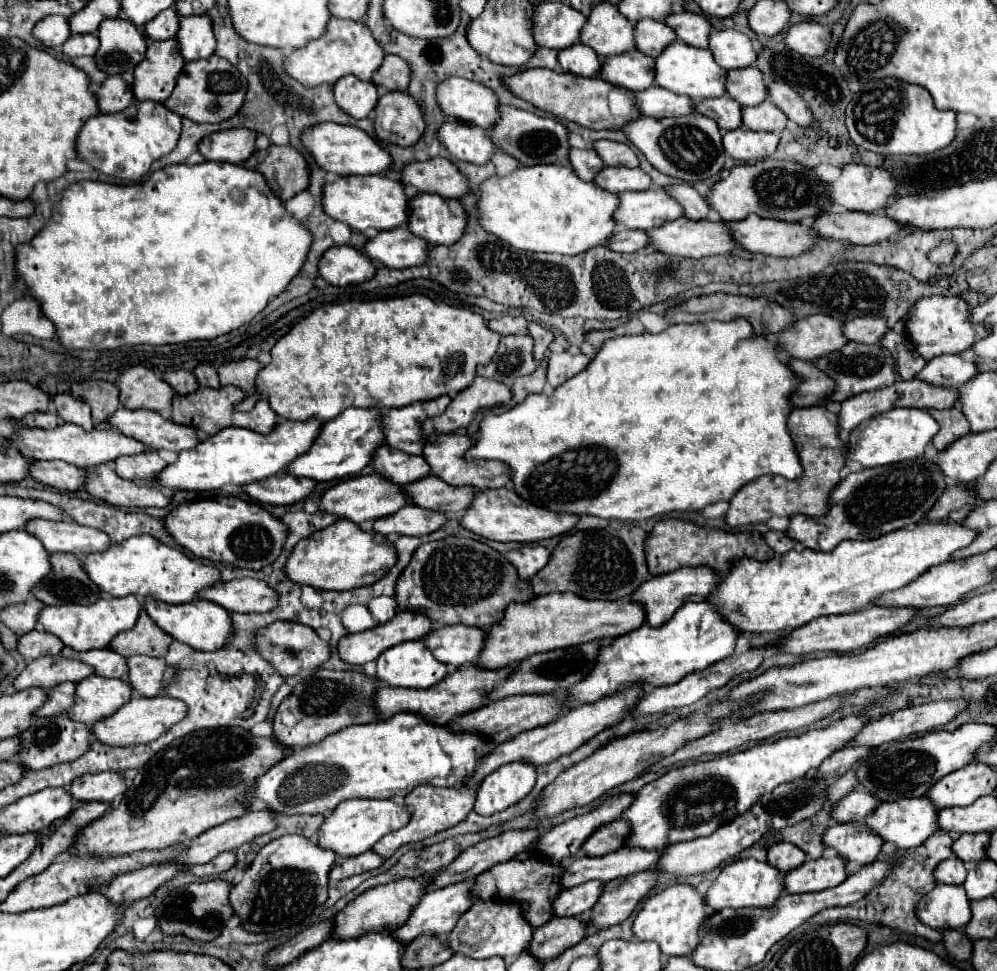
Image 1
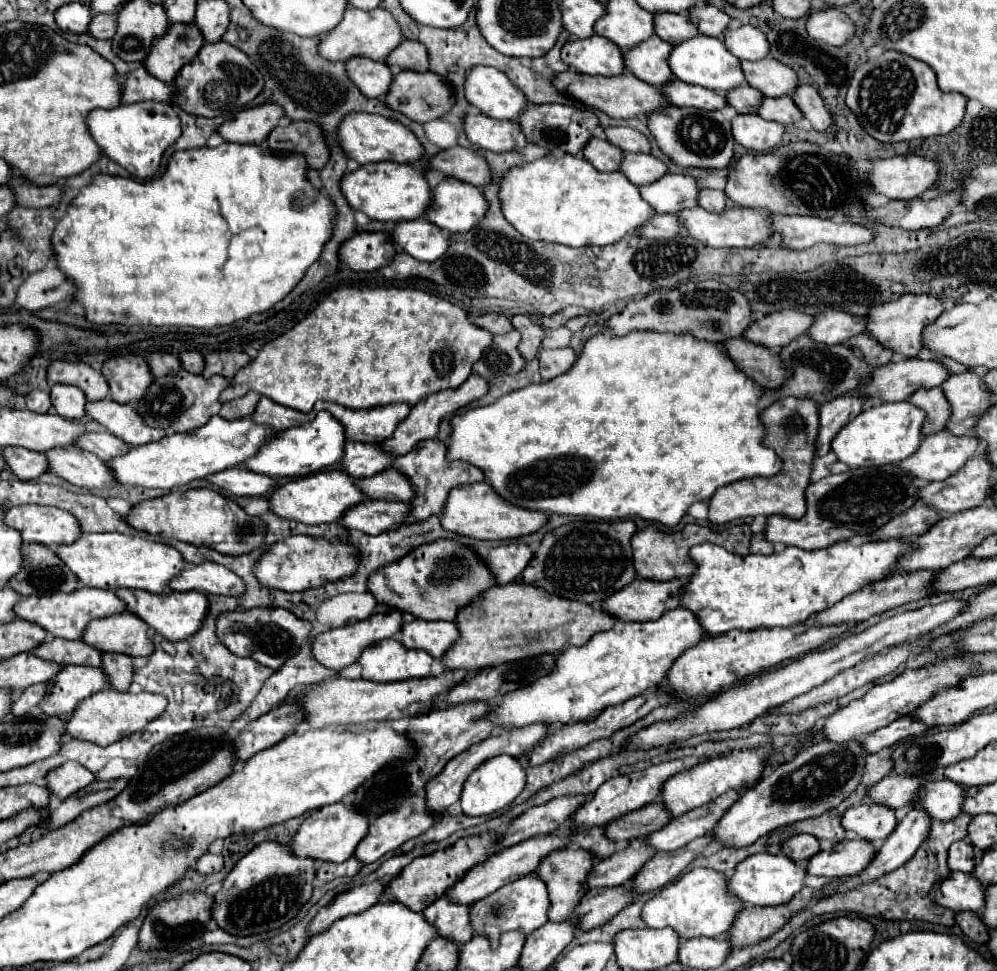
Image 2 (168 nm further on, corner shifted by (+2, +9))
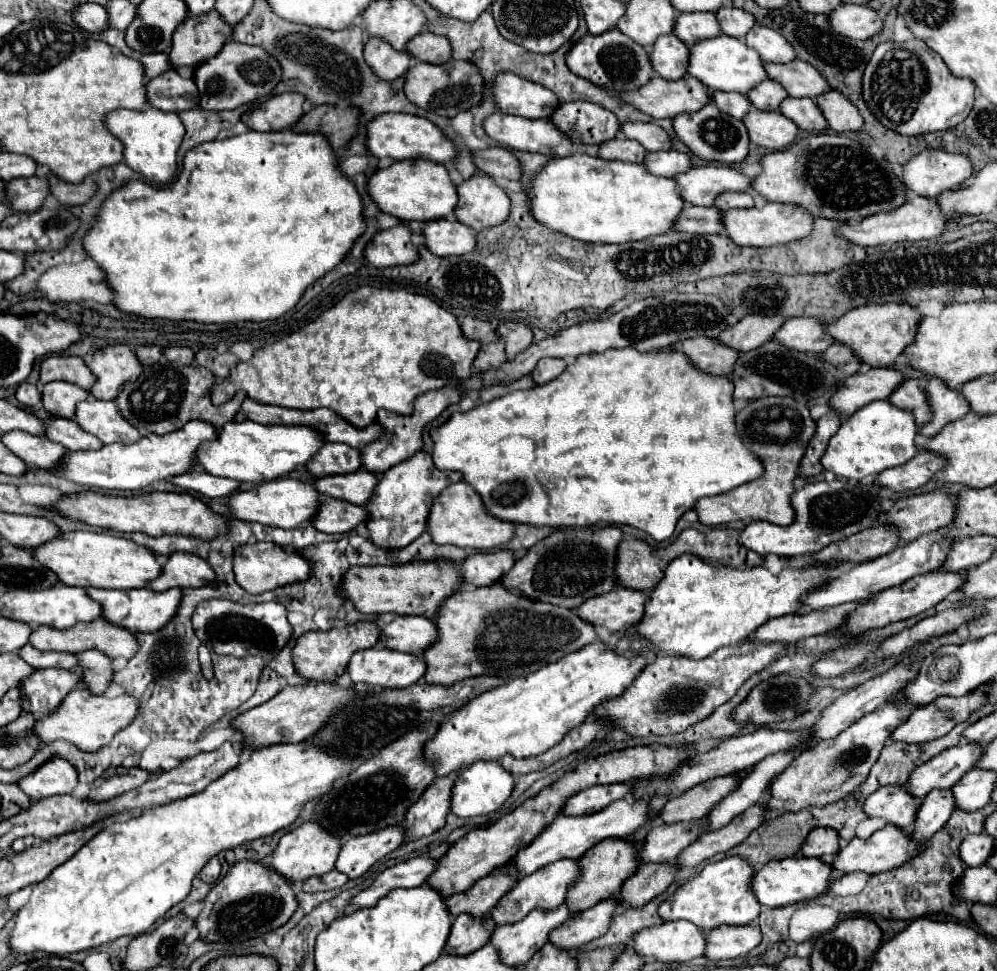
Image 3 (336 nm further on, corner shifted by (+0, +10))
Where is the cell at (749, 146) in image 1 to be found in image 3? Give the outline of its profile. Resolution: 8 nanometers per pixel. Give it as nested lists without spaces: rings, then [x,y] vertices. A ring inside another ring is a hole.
[[[752,108],[744,118],[750,140],[768,150],[784,150],[788,148],[798,134],[798,126],[784,118],[780,112],[762,112]]]

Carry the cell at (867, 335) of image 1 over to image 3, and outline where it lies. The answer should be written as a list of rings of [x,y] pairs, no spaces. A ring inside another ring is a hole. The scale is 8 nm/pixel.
[[[790,318],[786,320],[776,336],[772,336],[772,340],[776,340],[778,344],[784,344],[786,348],[792,348],[796,352],[814,352],[820,354],[824,352],[828,346],[834,344],[834,340],[824,332],[826,324],[820,324],[820,318]]]

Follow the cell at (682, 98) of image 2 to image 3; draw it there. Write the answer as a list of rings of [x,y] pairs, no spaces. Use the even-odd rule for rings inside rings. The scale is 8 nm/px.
[[[714,92],[712,102],[722,112],[728,112],[730,116],[736,116],[736,118],[744,118],[748,114],[748,110],[752,108],[752,102],[748,100],[748,96],[744,96],[740,92]]]

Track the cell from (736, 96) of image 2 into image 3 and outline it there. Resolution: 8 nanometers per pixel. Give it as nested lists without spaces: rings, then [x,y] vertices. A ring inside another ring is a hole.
[[[764,80],[762,84],[758,84],[748,92],[748,98],[758,110],[778,110],[780,102],[786,100],[788,94],[784,92],[784,86],[780,82]]]

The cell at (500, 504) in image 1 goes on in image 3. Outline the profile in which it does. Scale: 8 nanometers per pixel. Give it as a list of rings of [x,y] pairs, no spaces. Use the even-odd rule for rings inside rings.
[[[456,482],[446,486],[430,506],[428,514],[428,534],[436,544],[454,544],[460,548],[476,548],[476,550],[490,550],[494,546],[506,544],[516,530],[516,524],[512,522],[502,522],[498,518],[492,518],[486,514],[484,504],[480,496],[466,484],[466,482]]]

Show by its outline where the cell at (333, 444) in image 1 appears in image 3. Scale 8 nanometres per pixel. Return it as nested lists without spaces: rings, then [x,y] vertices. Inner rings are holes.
[[[228,422],[222,426],[220,434],[216,432],[216,440],[208,440],[208,444],[200,444],[200,452],[196,452],[196,466],[200,466],[212,476],[224,476],[238,482],[260,484],[268,480],[276,480],[278,476],[292,472],[296,466],[306,464],[312,458],[312,454],[318,452],[322,444],[324,444],[322,436],[314,428],[308,428],[308,426],[264,426],[256,422],[240,422],[240,424]]]

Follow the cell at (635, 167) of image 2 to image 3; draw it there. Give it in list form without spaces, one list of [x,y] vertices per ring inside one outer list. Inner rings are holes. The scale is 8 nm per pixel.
[[[662,150],[662,152],[650,152],[646,156],[646,168],[654,176],[668,176],[674,178],[682,172],[688,172],[692,168],[692,158],[688,152],[678,150]]]

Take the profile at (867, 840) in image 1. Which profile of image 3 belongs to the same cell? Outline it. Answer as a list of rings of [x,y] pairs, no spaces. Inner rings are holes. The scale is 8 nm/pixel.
[[[898,784],[884,786],[868,796],[868,800],[864,802],[864,812],[870,818],[884,818],[888,824],[896,824],[908,832],[914,824],[918,806],[920,800],[916,800],[916,796],[912,796],[904,784]]]

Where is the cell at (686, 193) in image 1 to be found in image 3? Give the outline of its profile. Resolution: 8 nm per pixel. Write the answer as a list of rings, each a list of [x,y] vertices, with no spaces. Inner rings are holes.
[[[724,192],[716,198],[716,208],[730,210],[730,208],[748,208],[754,206],[754,200],[748,192]]]

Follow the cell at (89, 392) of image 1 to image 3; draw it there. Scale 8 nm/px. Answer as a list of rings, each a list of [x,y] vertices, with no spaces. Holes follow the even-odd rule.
[[[48,356],[40,362],[40,386],[54,380],[72,382],[84,390],[94,384],[94,374],[80,356]]]

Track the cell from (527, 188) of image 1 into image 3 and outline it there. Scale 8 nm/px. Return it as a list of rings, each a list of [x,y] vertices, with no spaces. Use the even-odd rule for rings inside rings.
[[[572,154],[568,158],[552,158],[542,172],[532,180],[530,210],[534,218],[546,224],[554,232],[562,232],[570,238],[582,242],[602,242],[602,244],[618,244],[632,240],[646,240],[648,236],[658,236],[670,232],[678,214],[684,208],[684,200],[676,188],[674,178],[650,176],[650,172],[642,164],[626,164],[604,160],[588,154]]]

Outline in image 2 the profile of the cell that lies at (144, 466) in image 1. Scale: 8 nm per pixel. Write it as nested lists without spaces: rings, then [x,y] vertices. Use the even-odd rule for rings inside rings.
[[[90,431],[90,433],[82,435],[78,441],[78,447],[102,457],[102,461],[110,461],[110,459],[120,457],[122,453],[128,453],[132,449],[120,437],[114,437],[108,431]]]

